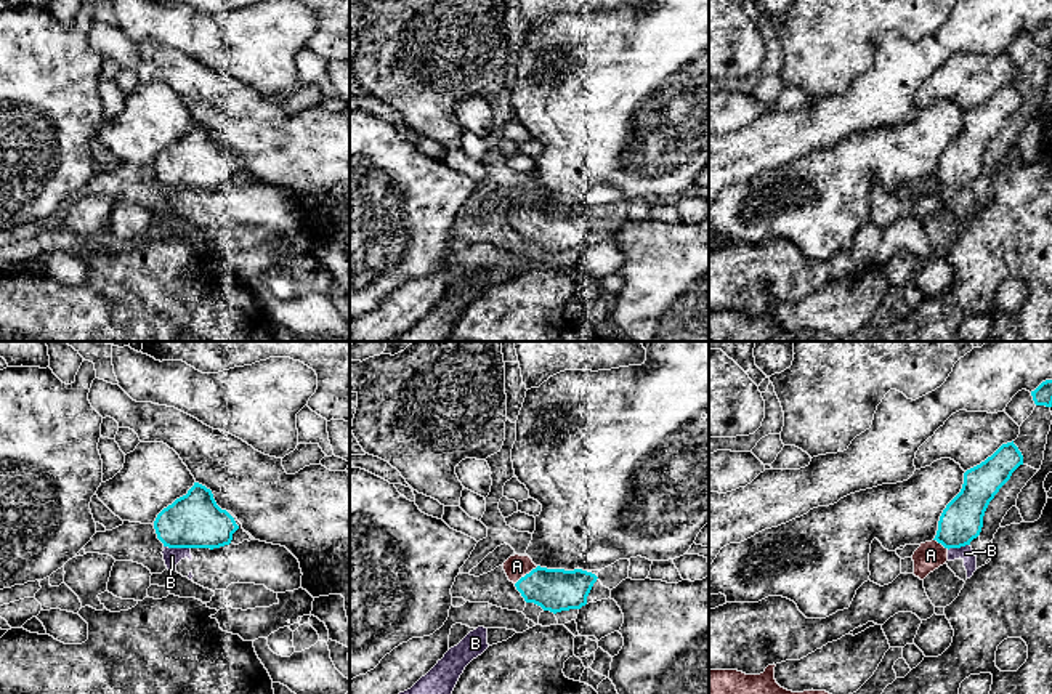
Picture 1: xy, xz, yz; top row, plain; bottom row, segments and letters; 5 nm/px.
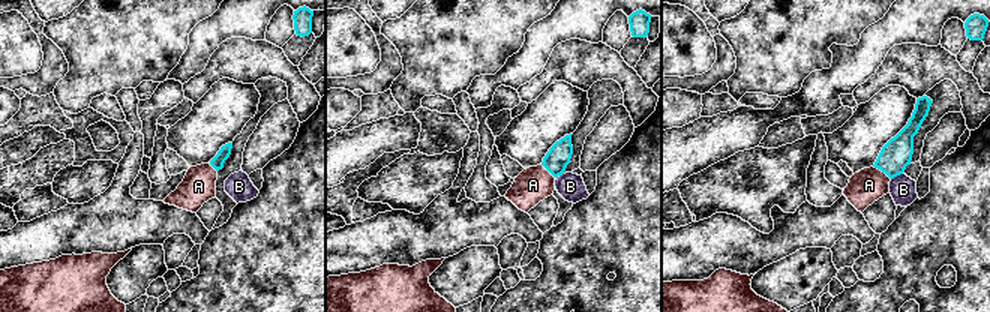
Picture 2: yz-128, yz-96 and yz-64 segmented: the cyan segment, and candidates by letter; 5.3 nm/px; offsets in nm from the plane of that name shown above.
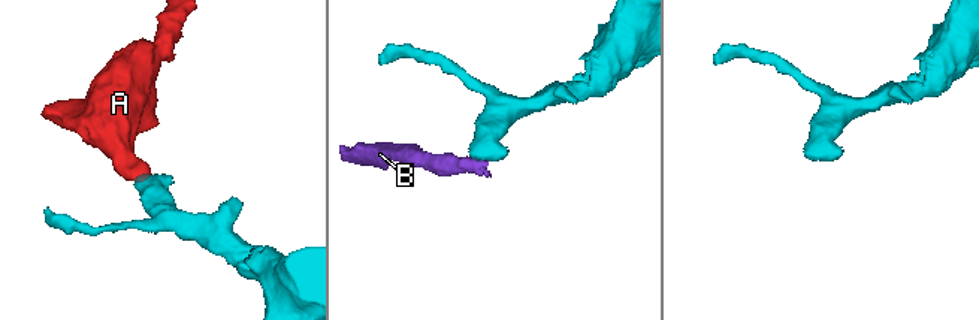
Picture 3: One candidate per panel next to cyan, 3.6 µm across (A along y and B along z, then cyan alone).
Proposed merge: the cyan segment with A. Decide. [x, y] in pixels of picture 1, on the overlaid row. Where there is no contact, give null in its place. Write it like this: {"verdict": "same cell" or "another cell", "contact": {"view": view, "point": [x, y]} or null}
{"verdict": "same cell", "contact": {"view": "xz", "point": [526, 574]}}

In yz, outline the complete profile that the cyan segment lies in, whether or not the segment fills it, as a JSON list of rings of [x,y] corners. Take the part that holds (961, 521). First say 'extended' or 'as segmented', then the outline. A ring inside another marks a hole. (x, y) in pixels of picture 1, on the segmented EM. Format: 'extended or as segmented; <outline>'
extended; [[[1012,441],[964,473],[962,489],[943,510],[935,539],[912,555],[916,577],[924,580],[946,564],[949,548],[970,545],[980,535],[989,502],[1020,465],[1023,455]]]

